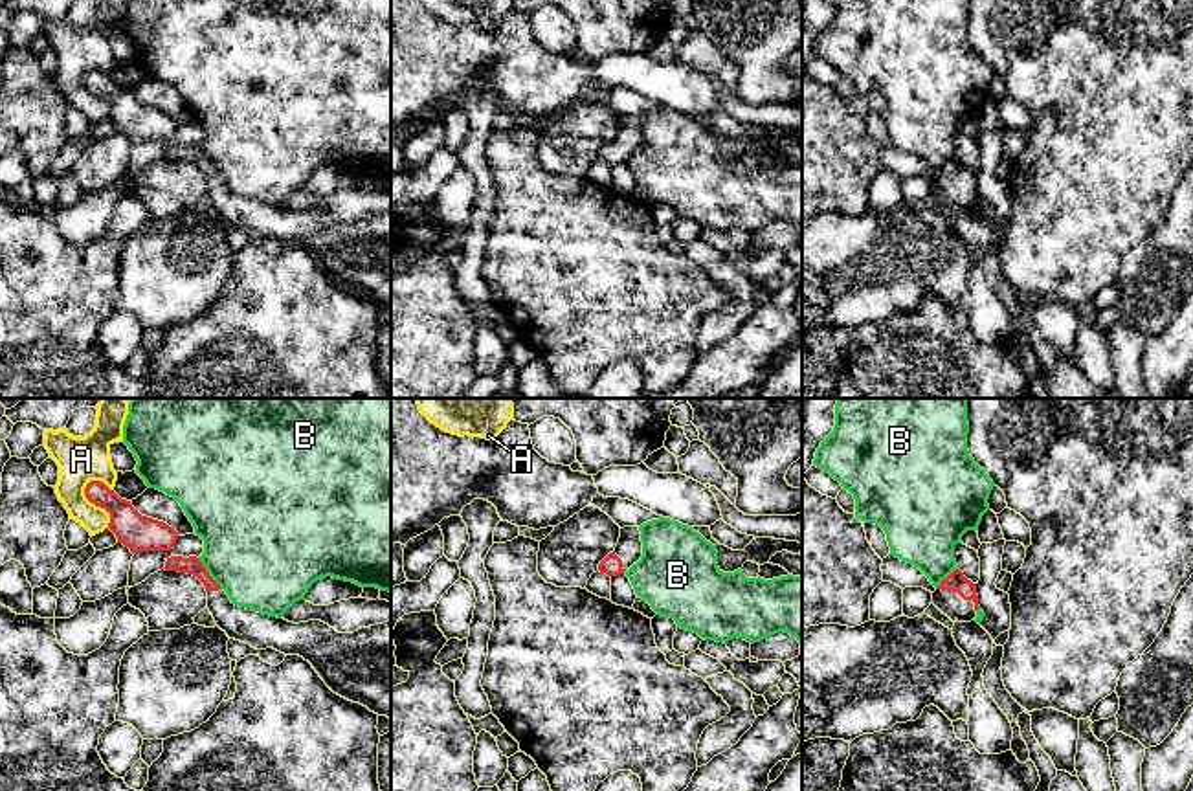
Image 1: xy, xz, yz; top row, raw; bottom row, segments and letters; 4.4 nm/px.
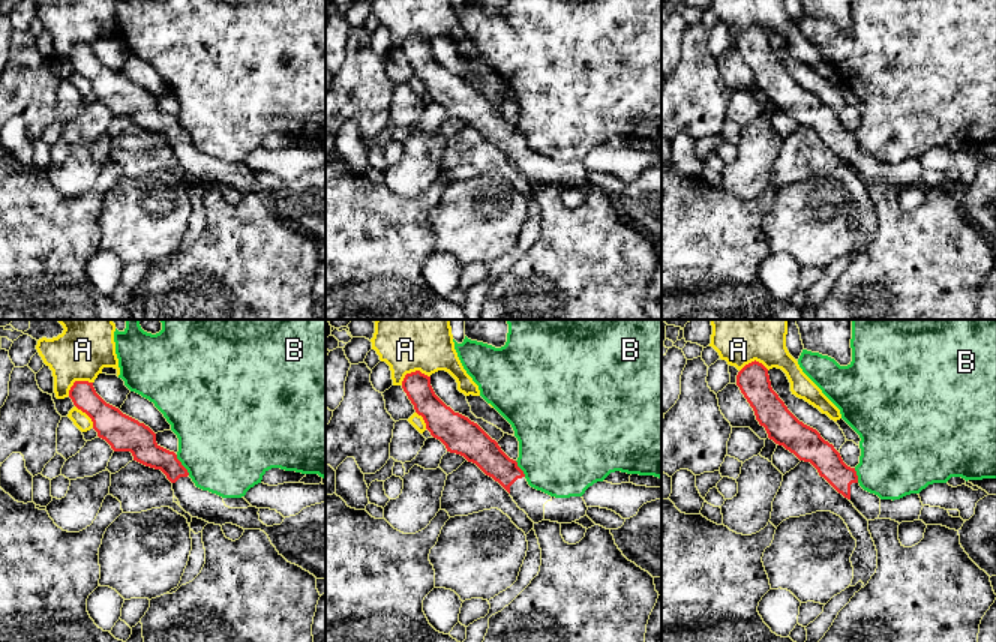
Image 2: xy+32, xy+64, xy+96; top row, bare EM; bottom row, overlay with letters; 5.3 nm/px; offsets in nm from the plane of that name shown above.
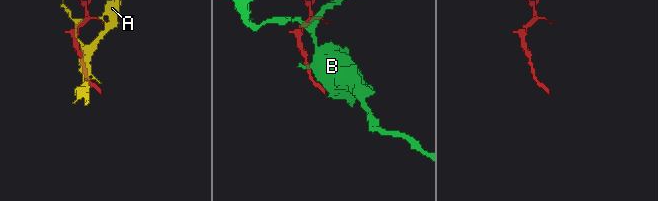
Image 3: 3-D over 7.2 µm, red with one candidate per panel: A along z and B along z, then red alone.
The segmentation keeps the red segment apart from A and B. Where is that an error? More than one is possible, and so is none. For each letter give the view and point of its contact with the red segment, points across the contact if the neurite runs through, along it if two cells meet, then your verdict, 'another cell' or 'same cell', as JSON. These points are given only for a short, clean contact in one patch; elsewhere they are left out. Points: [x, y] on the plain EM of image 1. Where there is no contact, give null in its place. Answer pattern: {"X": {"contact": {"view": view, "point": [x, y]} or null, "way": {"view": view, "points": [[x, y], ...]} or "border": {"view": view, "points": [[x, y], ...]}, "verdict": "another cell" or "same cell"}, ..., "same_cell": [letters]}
{"A": {"contact": {"view": "xy", "point": [96, 94]}, "verdict": "another cell"}, "B": {"contact": {"view": "xy", "point": [208, 162]}, "verdict": "another cell"}, "same_cell": []}

